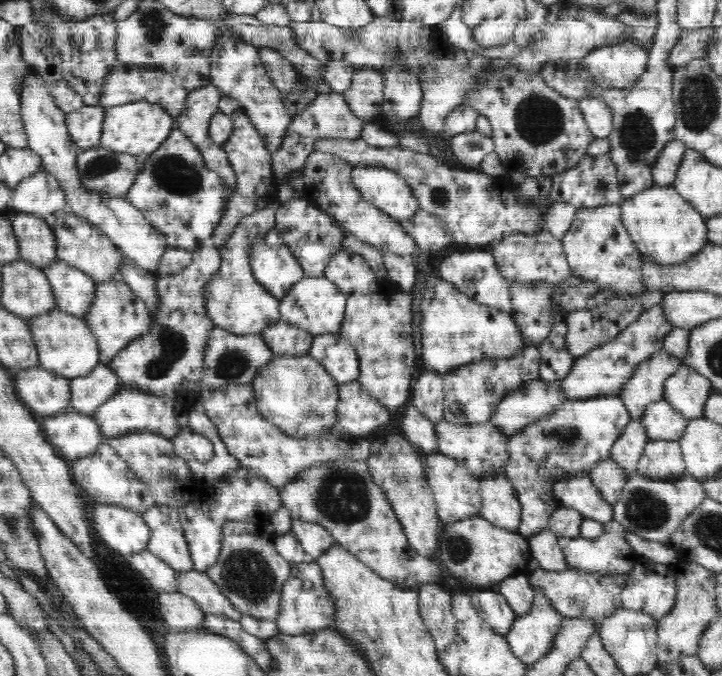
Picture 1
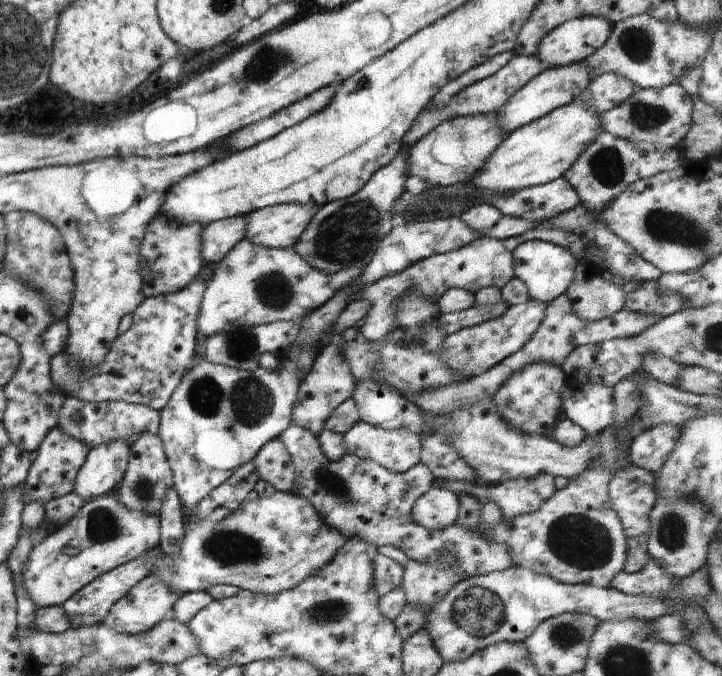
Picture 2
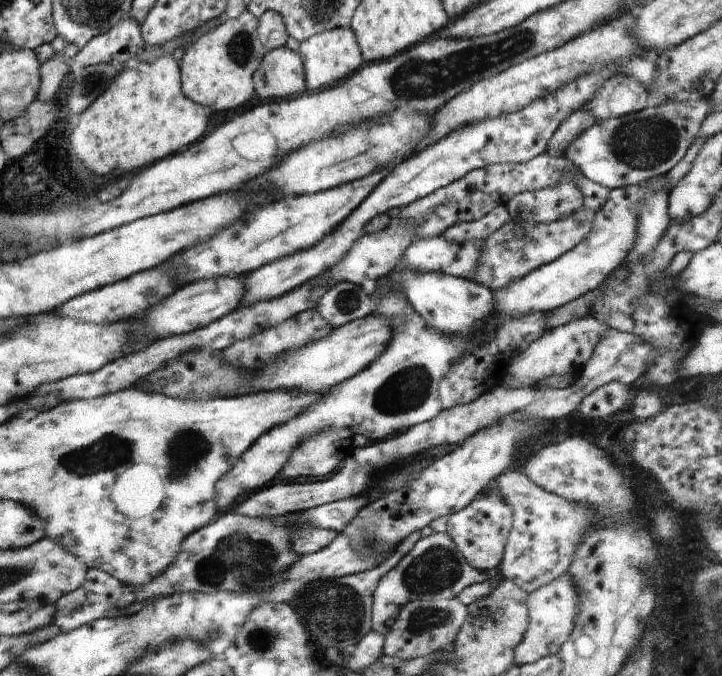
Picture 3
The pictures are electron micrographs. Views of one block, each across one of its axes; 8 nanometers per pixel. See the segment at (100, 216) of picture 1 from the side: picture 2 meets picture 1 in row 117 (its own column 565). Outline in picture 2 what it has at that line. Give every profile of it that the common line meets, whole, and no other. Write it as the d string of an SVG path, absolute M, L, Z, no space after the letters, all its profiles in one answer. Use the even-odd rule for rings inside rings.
M581 16L567 20L541 40L536 54L538 62L542 62L544 68L551 69L585 61L590 54L594 54L595 50L606 44L612 28L613 25L608 20L595 16Z

